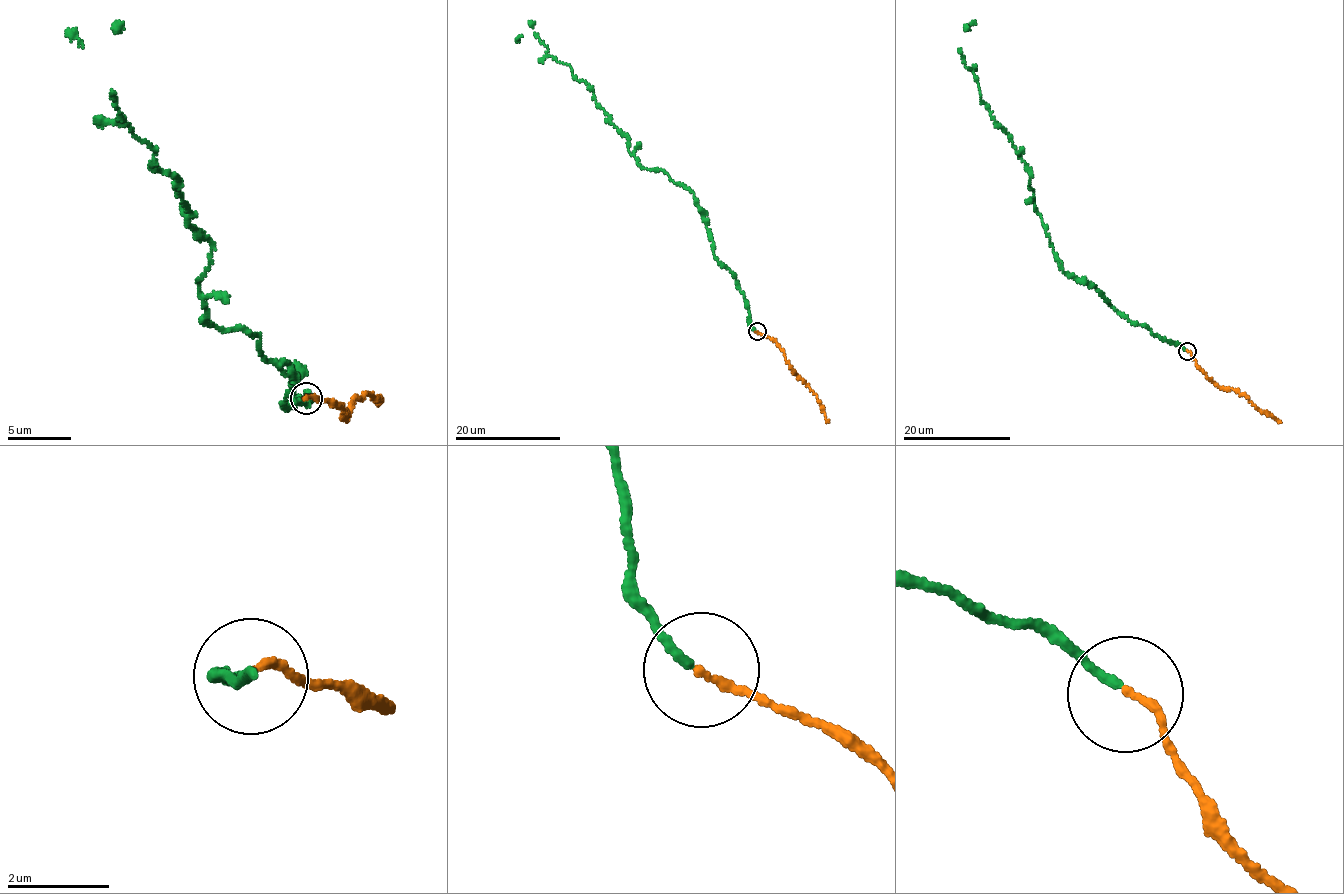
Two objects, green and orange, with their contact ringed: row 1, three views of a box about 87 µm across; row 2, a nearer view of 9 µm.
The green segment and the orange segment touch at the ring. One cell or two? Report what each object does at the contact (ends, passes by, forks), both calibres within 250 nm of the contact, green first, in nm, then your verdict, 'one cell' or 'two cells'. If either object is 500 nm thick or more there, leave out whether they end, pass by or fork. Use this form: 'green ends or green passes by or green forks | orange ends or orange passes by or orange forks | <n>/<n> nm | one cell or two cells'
green ends | orange ends | 140/160 nm | one cell

